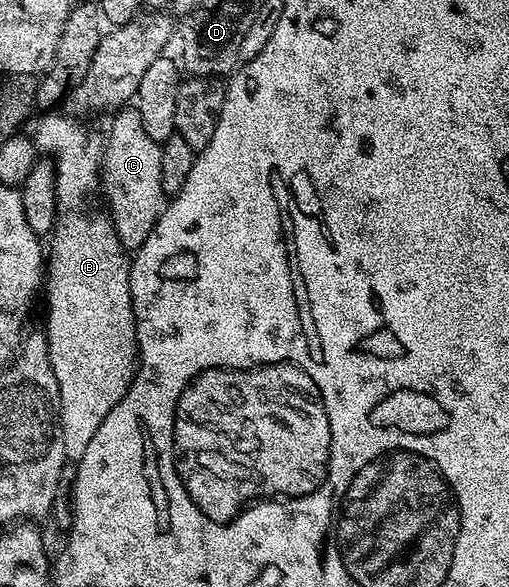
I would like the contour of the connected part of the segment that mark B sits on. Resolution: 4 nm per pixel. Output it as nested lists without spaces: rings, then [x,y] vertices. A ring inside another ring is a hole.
[[[43,113],[39,119],[39,124],[33,132],[33,140],[35,148],[44,156],[53,157],[56,171],[56,195],[58,211],[58,219],[55,223],[54,232],[50,236],[49,242],[49,258],[45,263],[45,295],[47,291],[47,324],[45,330],[47,332],[47,344],[49,345],[49,361],[53,365],[53,377],[57,377],[57,389],[59,390],[59,424],[61,425],[61,441],[65,441],[65,453],[68,460],[78,461],[85,453],[86,446],[89,441],[93,441],[93,433],[97,433],[97,429],[101,425],[101,421],[105,421],[105,417],[109,417],[109,413],[113,409],[113,405],[117,405],[117,401],[121,401],[121,397],[125,397],[125,393],[129,389],[131,380],[135,378],[137,370],[137,356],[139,346],[137,345],[137,337],[135,336],[135,310],[133,309],[133,301],[131,300],[131,259],[127,248],[121,245],[121,241],[117,237],[115,227],[111,224],[111,217],[107,214],[102,206],[95,204],[95,195],[101,191],[101,172],[103,170],[103,148],[105,139],[102,134],[98,135],[95,131],[90,131],[86,127],[82,118],[69,115],[66,113]]]

